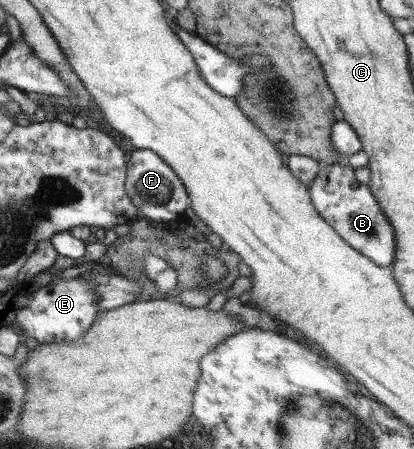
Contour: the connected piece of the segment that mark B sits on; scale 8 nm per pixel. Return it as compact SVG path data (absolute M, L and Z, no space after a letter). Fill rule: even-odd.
M322 165L308 182L308 193L318 215L352 249L367 257L380 268L390 267L394 255L394 240L390 224L386 221L380 206L367 188L360 184L349 165Z

